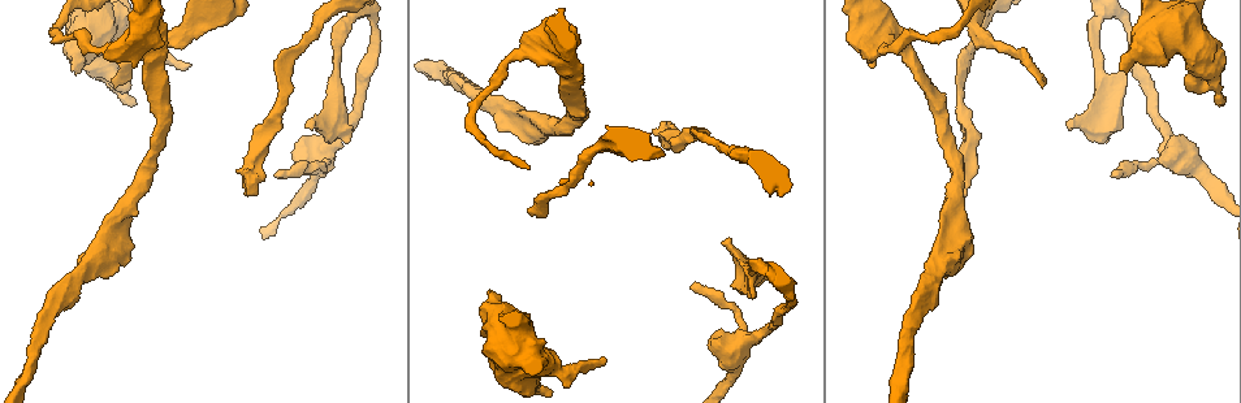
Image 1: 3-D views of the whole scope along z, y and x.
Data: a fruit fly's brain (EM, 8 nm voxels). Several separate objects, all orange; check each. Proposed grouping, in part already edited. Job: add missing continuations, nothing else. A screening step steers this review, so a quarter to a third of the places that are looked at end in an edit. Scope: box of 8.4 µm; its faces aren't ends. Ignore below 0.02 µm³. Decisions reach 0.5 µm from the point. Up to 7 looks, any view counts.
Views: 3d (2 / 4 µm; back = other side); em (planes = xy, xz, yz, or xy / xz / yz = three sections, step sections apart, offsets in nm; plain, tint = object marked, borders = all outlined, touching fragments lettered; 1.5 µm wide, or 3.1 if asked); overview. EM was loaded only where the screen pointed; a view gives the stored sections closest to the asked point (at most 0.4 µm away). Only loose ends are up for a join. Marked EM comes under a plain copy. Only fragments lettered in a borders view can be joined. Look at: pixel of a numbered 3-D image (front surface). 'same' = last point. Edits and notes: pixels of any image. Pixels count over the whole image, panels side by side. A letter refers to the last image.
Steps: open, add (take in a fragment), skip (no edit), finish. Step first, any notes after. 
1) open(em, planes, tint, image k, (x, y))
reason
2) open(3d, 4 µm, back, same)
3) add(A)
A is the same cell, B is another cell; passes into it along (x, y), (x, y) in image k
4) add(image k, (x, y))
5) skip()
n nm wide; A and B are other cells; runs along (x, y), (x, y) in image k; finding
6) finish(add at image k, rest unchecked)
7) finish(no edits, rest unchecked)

open(3d, 2 µm, back, image 1, (1044, 86))
free end

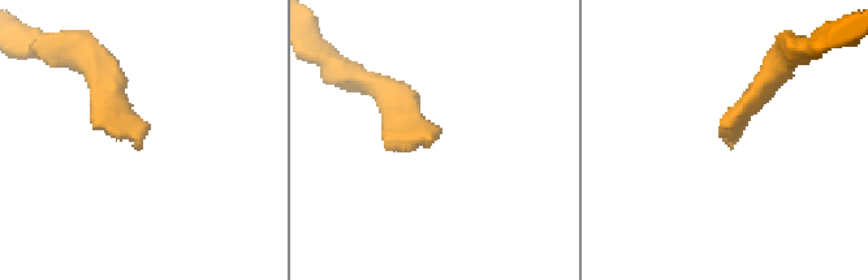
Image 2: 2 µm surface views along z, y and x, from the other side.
open(em, xz, step 8, borders, image 2, (730, 149))

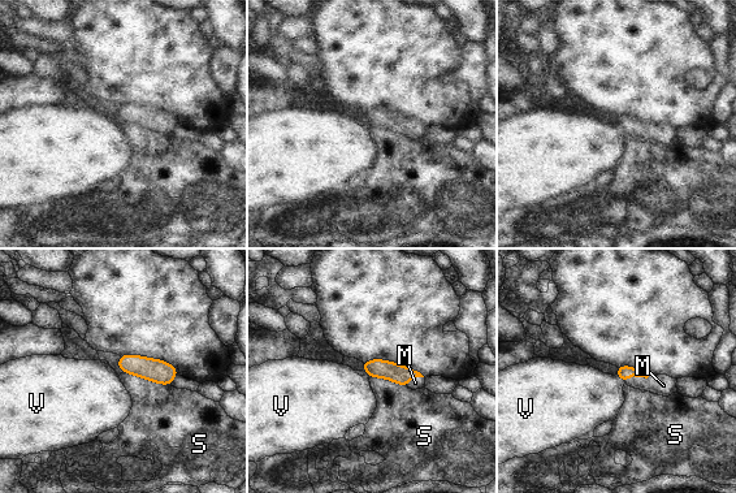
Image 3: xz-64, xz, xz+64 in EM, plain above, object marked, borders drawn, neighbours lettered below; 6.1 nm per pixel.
add(M)
M is the same cell, S and V are other cells; the neuron continues

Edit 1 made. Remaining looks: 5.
open(overview)
redraw

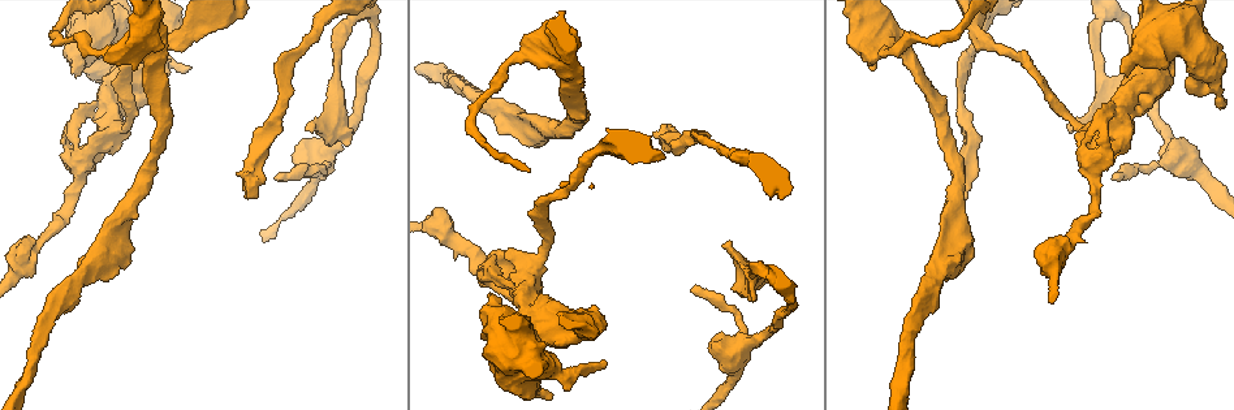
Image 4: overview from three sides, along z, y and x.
open(3d, 4 µm, back, image 4, (487, 294))
branch stops here

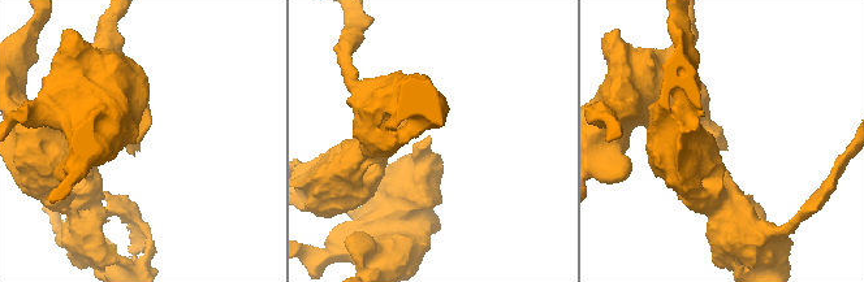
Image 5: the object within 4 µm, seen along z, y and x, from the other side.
open(em, planes, borders, image 5, (429, 140))

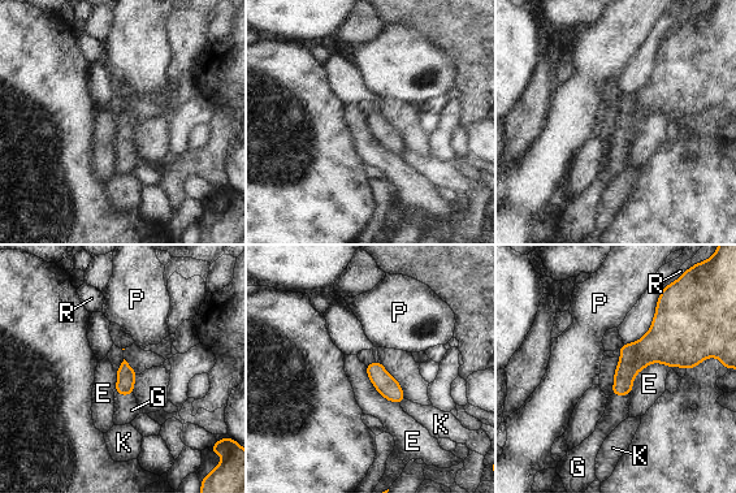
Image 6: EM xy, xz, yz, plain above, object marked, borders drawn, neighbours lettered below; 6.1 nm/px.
add(G)
G is the same cell, E, K, P and R are other cells; it goes on there

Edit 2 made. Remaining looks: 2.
finish(add at image 3, add at image 6, rest unchecked)

